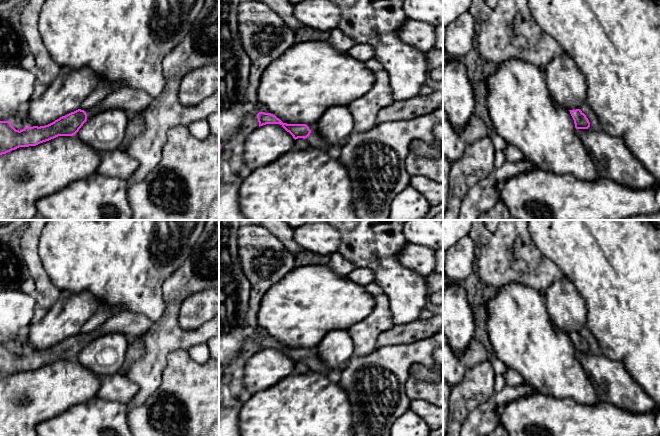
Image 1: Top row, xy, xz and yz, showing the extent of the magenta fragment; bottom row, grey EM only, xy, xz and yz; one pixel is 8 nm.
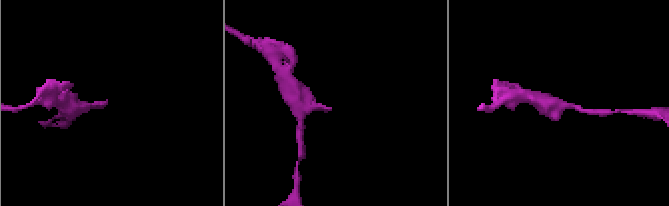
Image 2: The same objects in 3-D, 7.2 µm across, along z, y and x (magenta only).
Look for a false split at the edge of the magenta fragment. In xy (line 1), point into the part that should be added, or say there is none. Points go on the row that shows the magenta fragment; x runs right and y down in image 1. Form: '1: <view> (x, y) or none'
1: xy (130, 100)

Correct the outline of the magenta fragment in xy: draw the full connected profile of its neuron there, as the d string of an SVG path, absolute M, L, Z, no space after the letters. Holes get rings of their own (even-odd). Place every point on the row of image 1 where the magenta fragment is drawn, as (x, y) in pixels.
M121 86L86 112L78 109L45 126L25 127L19 131L9 121L0 121L0 155L19 147L36 146L58 136L73 136L87 120L100 112L119 109L127 113L138 113L145 110L152 101L153 97L144 91Z

